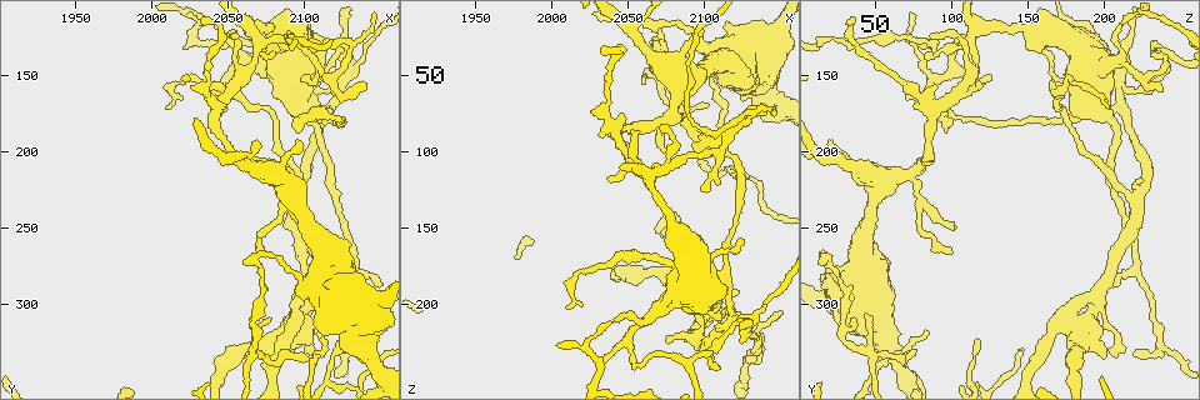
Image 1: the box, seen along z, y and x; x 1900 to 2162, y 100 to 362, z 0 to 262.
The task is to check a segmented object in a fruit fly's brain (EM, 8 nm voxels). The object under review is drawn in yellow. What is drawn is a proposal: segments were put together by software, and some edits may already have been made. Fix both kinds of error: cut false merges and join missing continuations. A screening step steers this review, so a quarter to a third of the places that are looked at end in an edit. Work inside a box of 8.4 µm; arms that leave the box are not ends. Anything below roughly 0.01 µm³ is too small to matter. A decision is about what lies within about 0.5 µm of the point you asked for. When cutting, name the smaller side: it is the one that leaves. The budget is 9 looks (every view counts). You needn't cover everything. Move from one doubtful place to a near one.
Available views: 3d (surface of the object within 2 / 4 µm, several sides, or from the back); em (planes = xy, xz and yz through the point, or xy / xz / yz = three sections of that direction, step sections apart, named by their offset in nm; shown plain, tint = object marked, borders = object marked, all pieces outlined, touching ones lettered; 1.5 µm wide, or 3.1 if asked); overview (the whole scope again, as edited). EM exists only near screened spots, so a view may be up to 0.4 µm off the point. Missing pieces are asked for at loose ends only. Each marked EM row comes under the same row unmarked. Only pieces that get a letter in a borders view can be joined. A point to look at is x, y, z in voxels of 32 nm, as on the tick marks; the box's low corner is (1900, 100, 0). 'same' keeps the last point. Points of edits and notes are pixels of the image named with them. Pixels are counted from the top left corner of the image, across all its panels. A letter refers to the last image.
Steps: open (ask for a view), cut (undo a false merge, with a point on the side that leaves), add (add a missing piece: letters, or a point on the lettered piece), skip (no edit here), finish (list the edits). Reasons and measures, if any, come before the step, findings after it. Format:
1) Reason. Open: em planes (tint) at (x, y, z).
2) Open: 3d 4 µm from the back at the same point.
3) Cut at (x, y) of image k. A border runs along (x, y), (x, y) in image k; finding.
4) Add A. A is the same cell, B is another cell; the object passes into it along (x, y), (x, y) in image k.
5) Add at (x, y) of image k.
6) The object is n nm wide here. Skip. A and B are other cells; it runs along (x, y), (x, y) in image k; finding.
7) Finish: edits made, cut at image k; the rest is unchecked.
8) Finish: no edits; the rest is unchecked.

Open: 3d 4 µm at (2124, 130, 158).

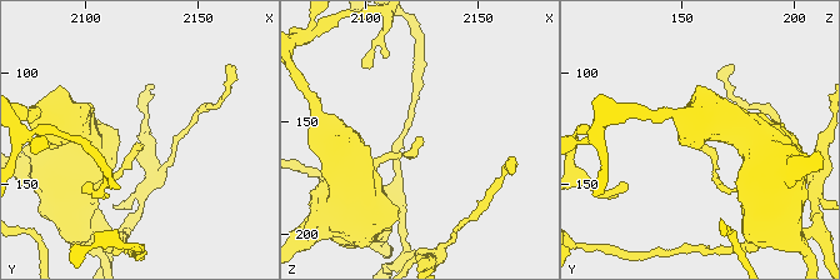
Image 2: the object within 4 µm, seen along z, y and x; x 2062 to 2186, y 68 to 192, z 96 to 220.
Open: em yz step 4 (borders) at (2126, 132, 159).

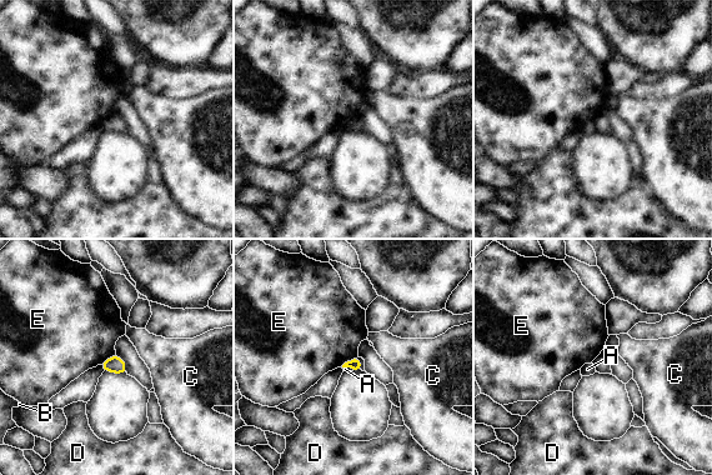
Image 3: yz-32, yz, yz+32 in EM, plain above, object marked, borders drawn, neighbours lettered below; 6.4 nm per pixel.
Skip. A, B, C, D and E are other cells; a border runs along (357, 355), (341, 366) in image 3; no lettered piece goes on from it.

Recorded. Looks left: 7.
Open: 3d 2 µm at (2138, 330, 220).

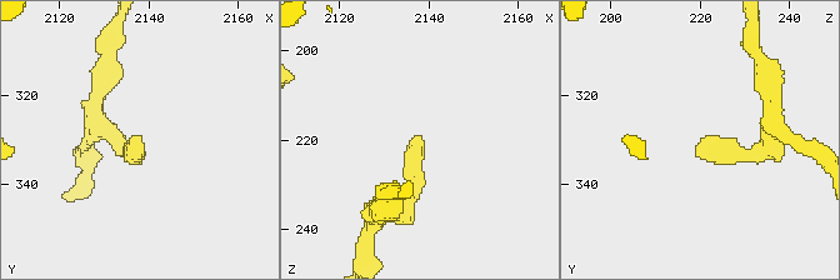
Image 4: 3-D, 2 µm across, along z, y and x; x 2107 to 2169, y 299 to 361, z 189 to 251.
Open: em planes (borders) at (2138, 330, 220).

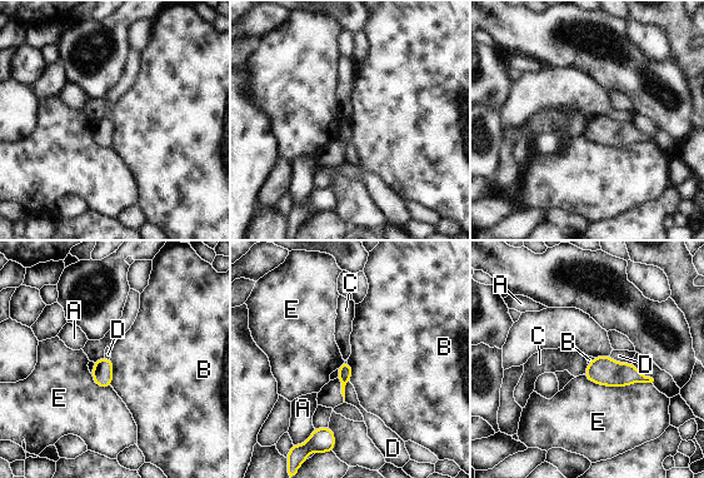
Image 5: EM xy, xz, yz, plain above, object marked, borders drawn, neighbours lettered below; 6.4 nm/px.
The longest contact is with E, 440 nm. Skip. A, B, C, D and E are other cells; none of them fits.

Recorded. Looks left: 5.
Tapers out. Open: 3d 2 µm at (2074, 264, 100).

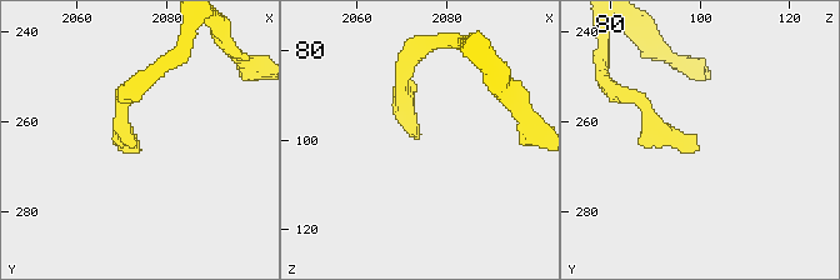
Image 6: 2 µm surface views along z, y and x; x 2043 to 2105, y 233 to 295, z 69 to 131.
Open: em xy step 8 (tint) at (2073, 266, 100).

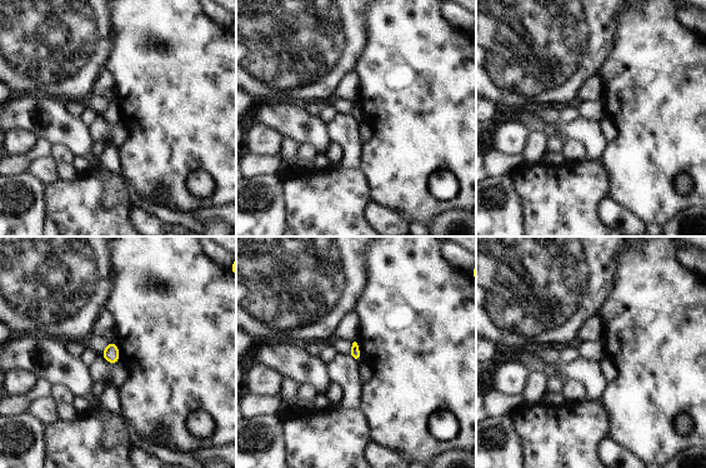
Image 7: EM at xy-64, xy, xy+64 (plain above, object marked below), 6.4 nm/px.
Open: em planes (borders) at the same point.

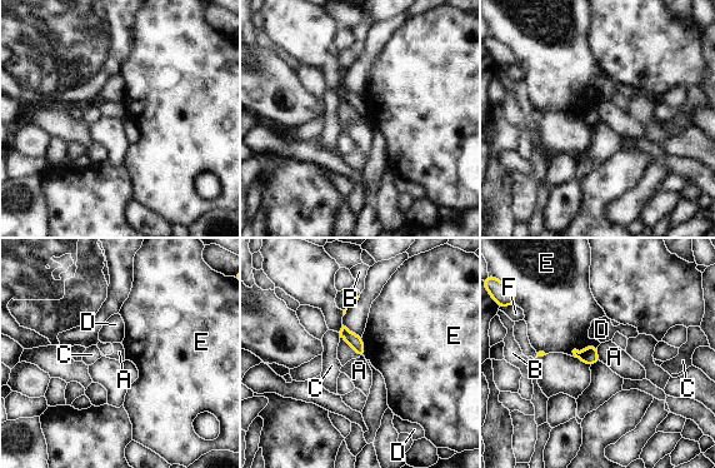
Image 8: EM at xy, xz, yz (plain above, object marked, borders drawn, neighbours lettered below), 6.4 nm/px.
Skip. A, B, C, D, E and F are other cells; a border runs along (596, 348), (600, 361) in image 8; no lettered piece goes on from it.

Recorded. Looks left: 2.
End of a long branch. Open: 3d 2 µm from the back at (2094, 186, 98).

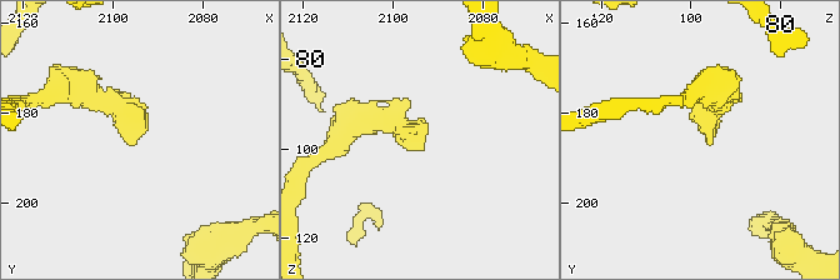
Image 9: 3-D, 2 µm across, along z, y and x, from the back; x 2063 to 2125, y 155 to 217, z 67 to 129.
Now the EM. Open: em planes (borders) at (2094, 186, 96).

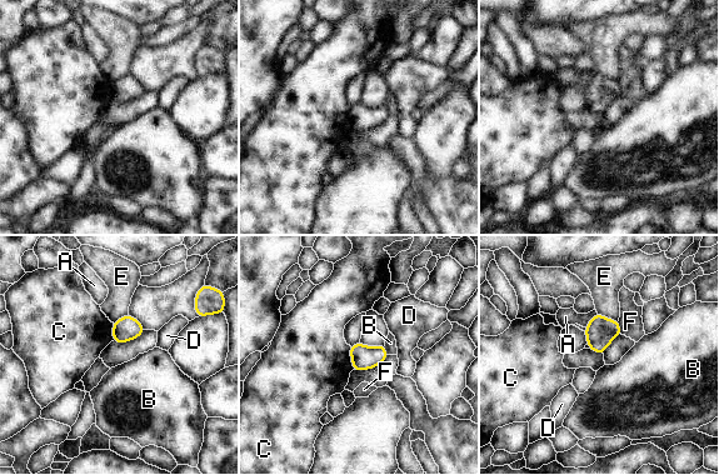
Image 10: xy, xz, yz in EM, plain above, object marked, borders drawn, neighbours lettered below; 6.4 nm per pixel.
The longest contact is with C, 170 nm. Skip. A, B, C, D, E and F are other cells; a border runs along (384, 345), (388, 354) in image 10; none of them fits.

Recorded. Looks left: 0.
Finish: no edits; the rest is unchecked.

